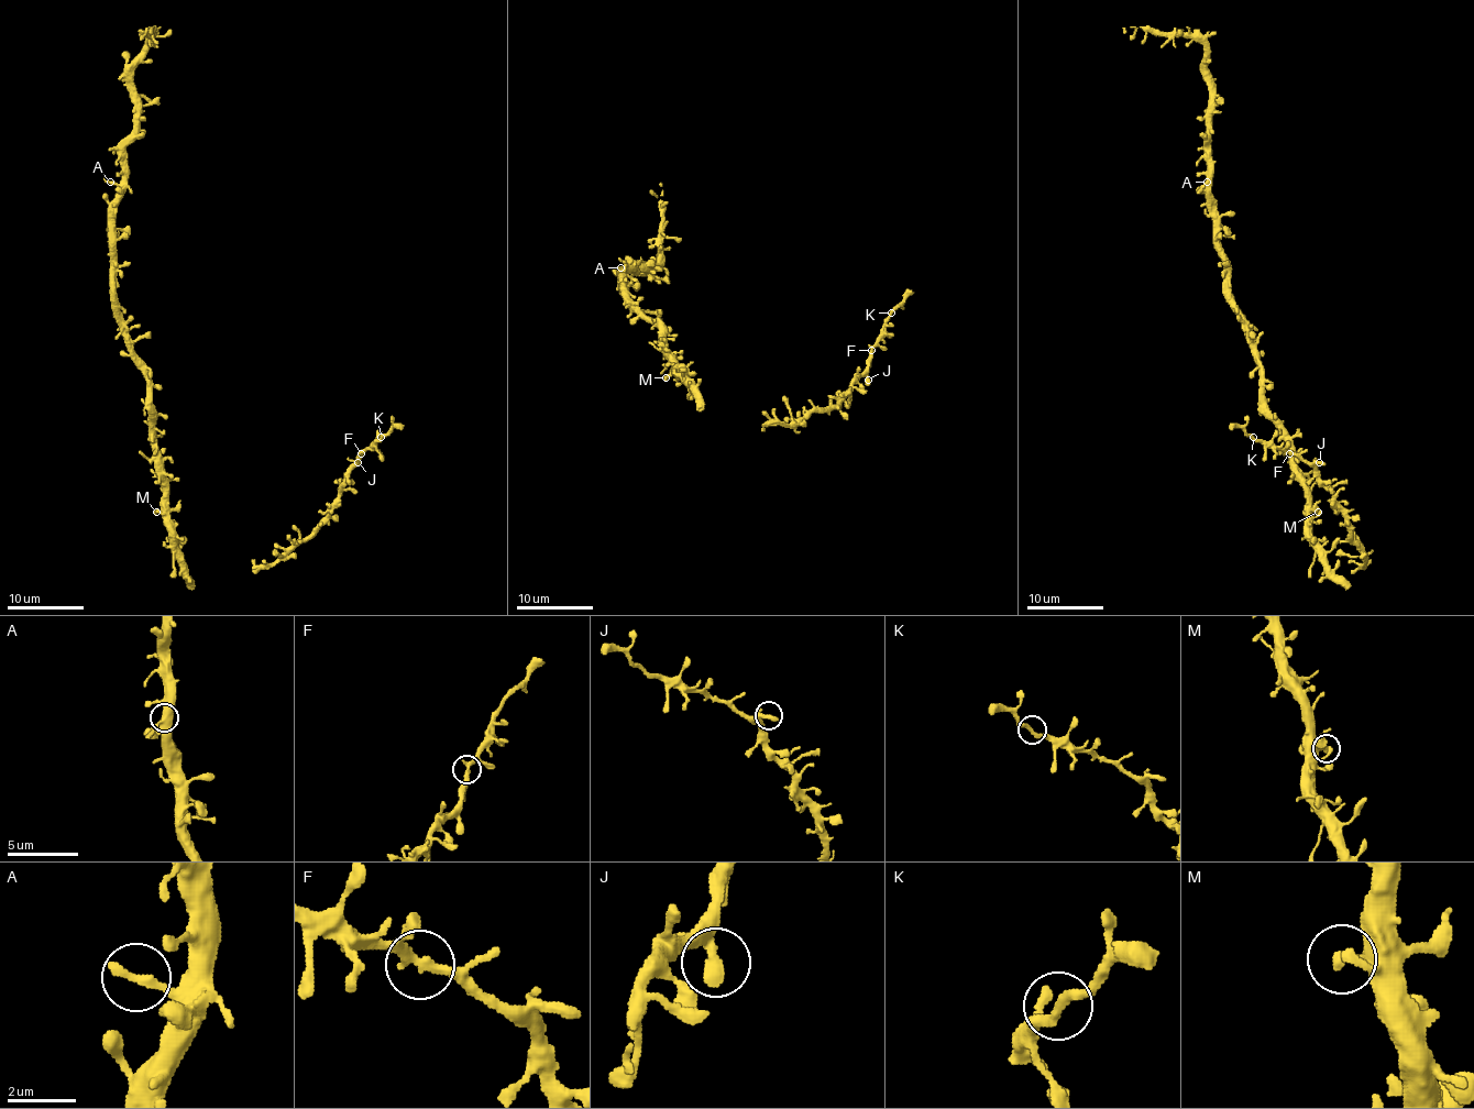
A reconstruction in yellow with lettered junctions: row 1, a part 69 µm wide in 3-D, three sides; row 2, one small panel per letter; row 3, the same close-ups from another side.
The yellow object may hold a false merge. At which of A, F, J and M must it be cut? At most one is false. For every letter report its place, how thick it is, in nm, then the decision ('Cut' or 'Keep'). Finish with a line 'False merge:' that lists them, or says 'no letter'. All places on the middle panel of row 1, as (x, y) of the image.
A: Place: (620, 267). Thickness 320 nm. Keep
F: Place: (871, 350). Thickness 300 nm. Keep
J: Place: (868, 380). Thickness 360 nm. Keep
M: Place: (666, 377). Thickness 360 nm. Keep
False merge: no letter

